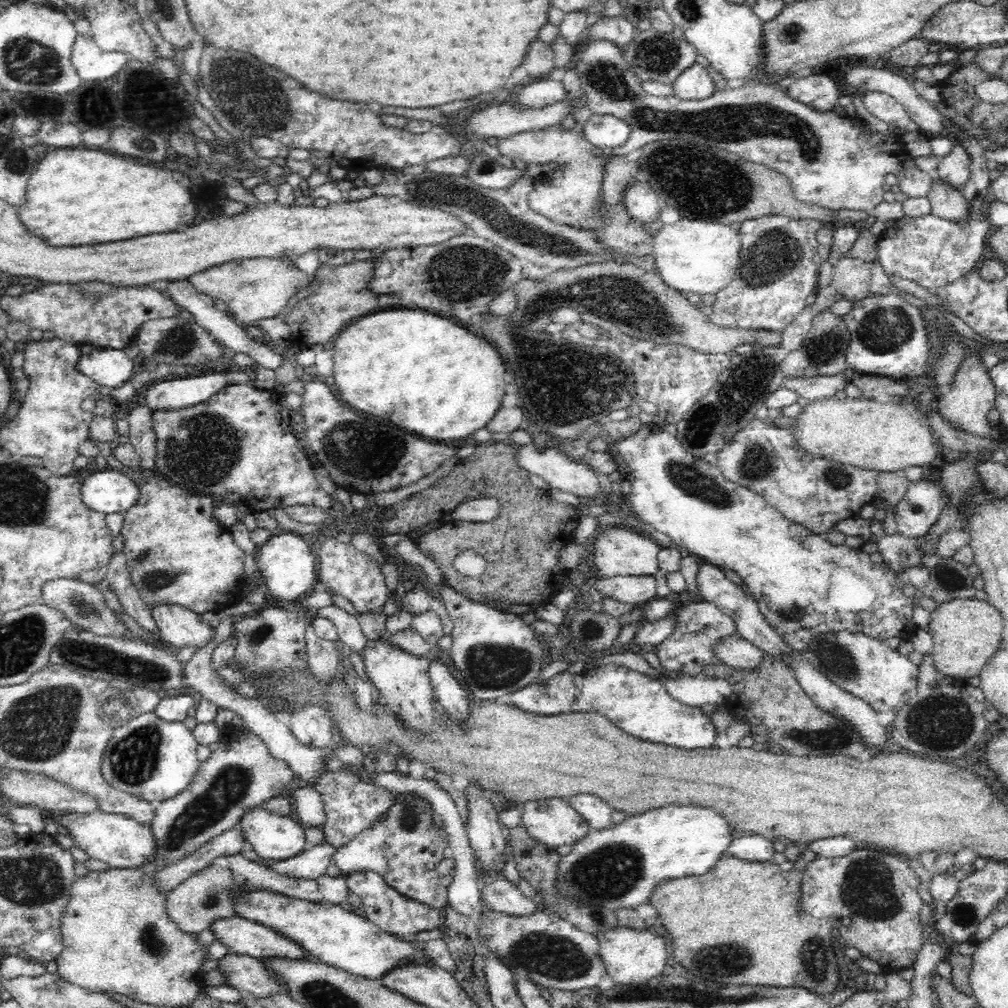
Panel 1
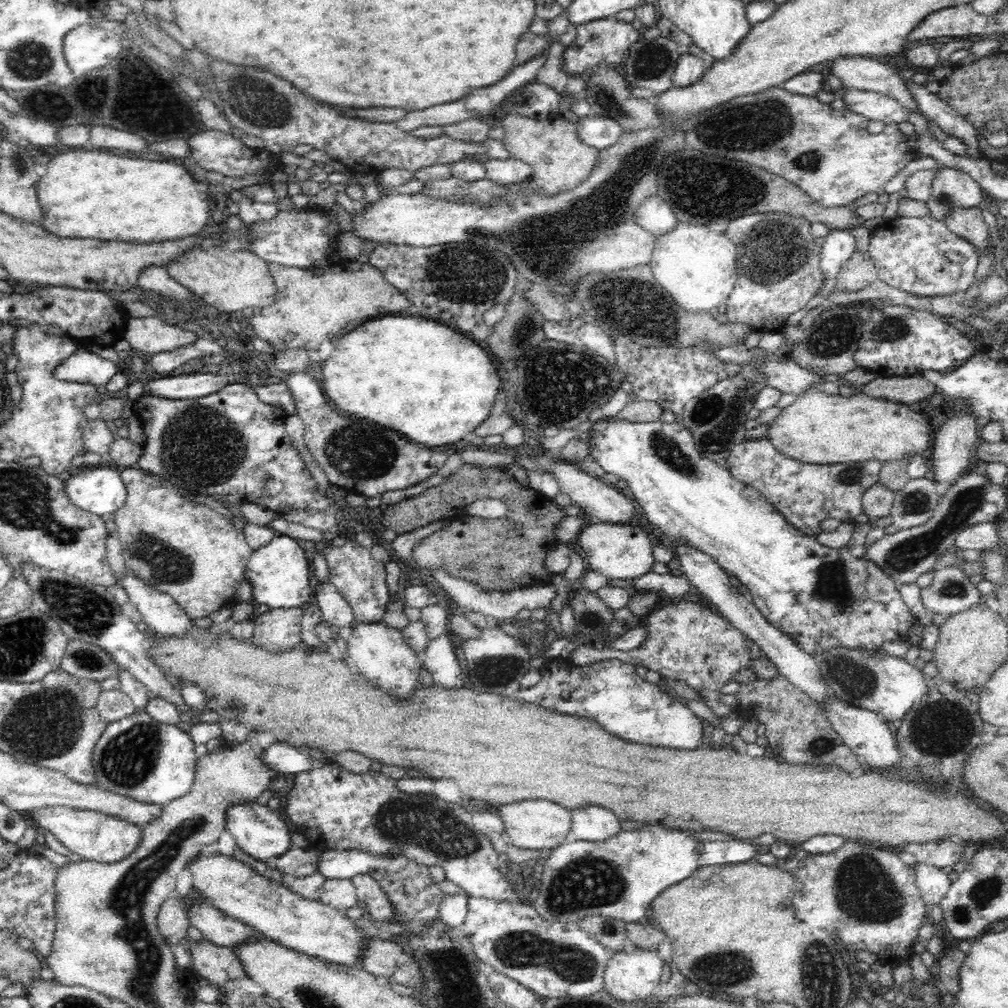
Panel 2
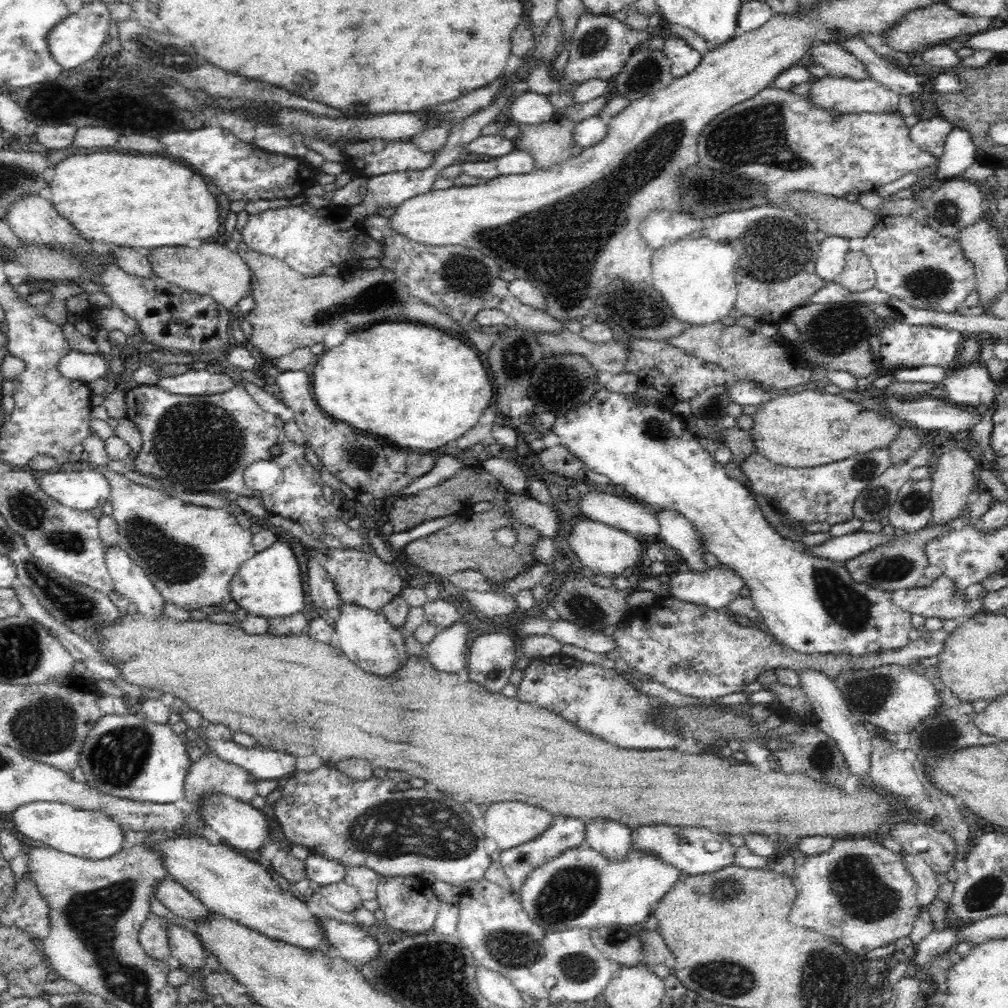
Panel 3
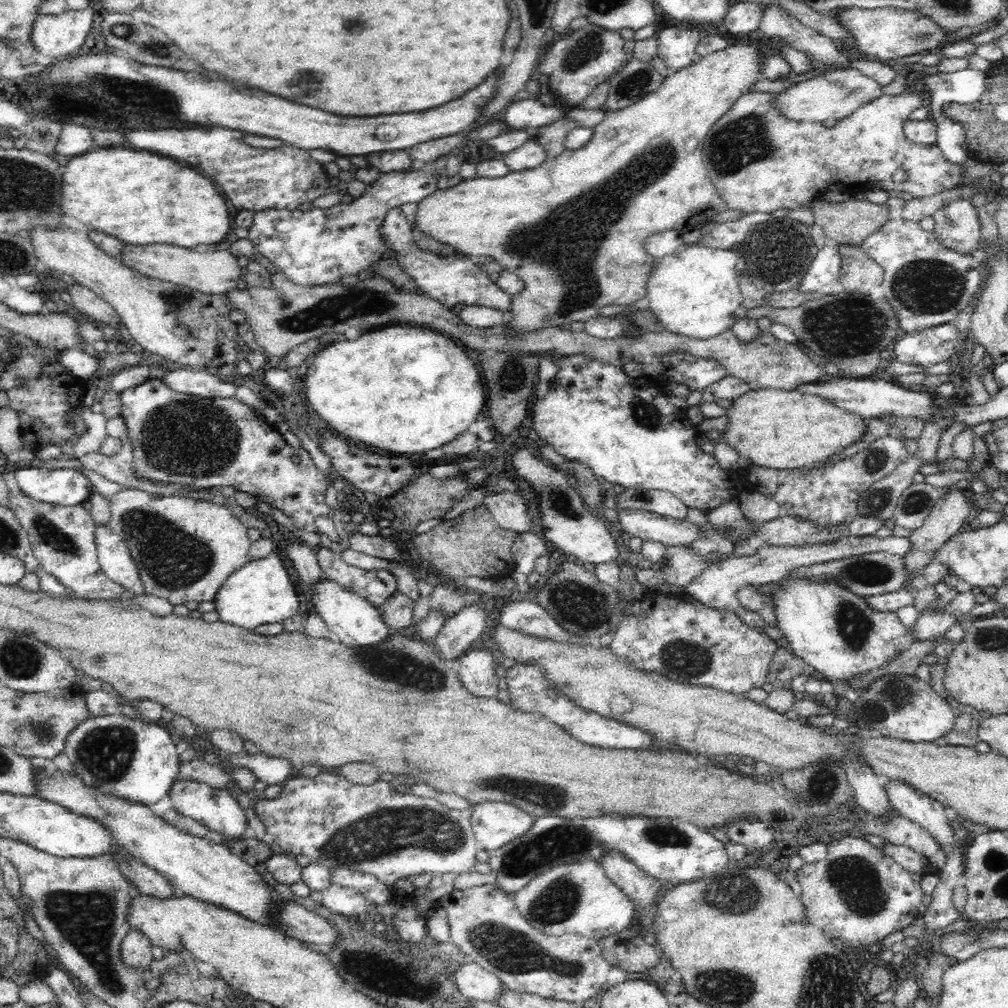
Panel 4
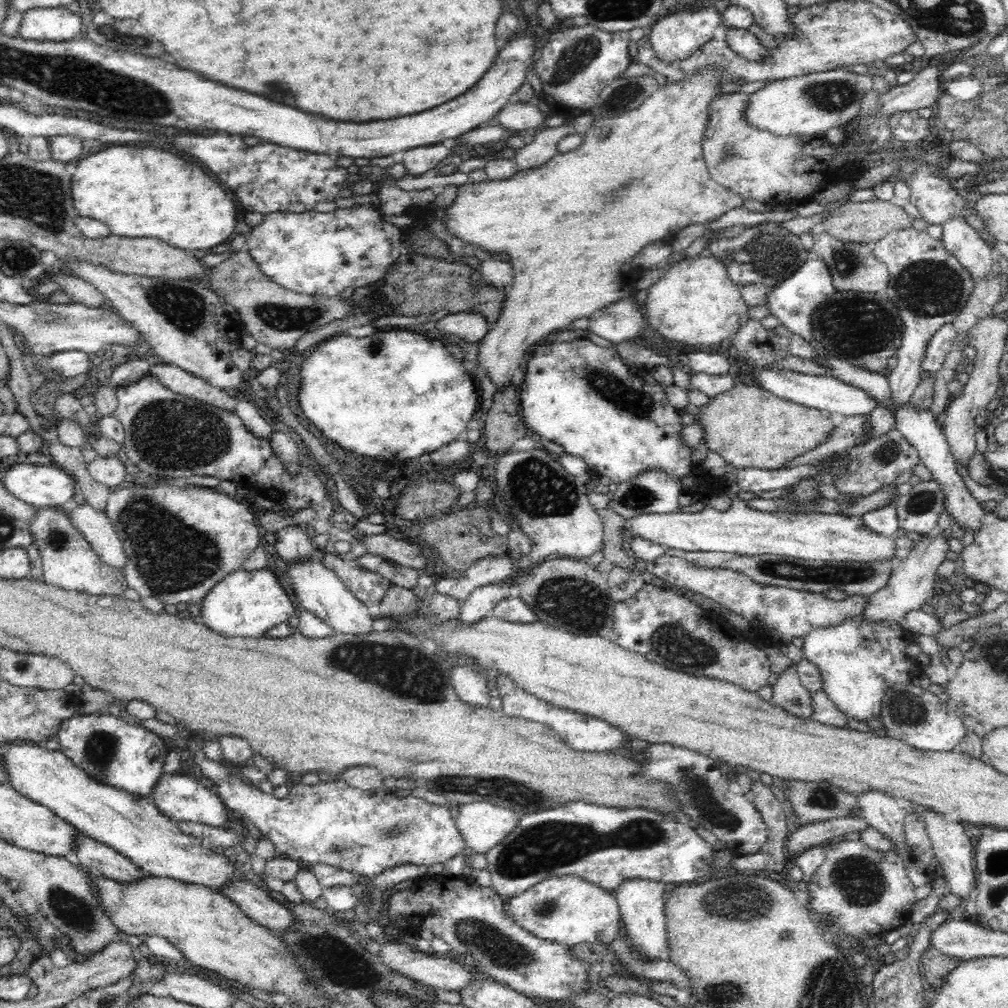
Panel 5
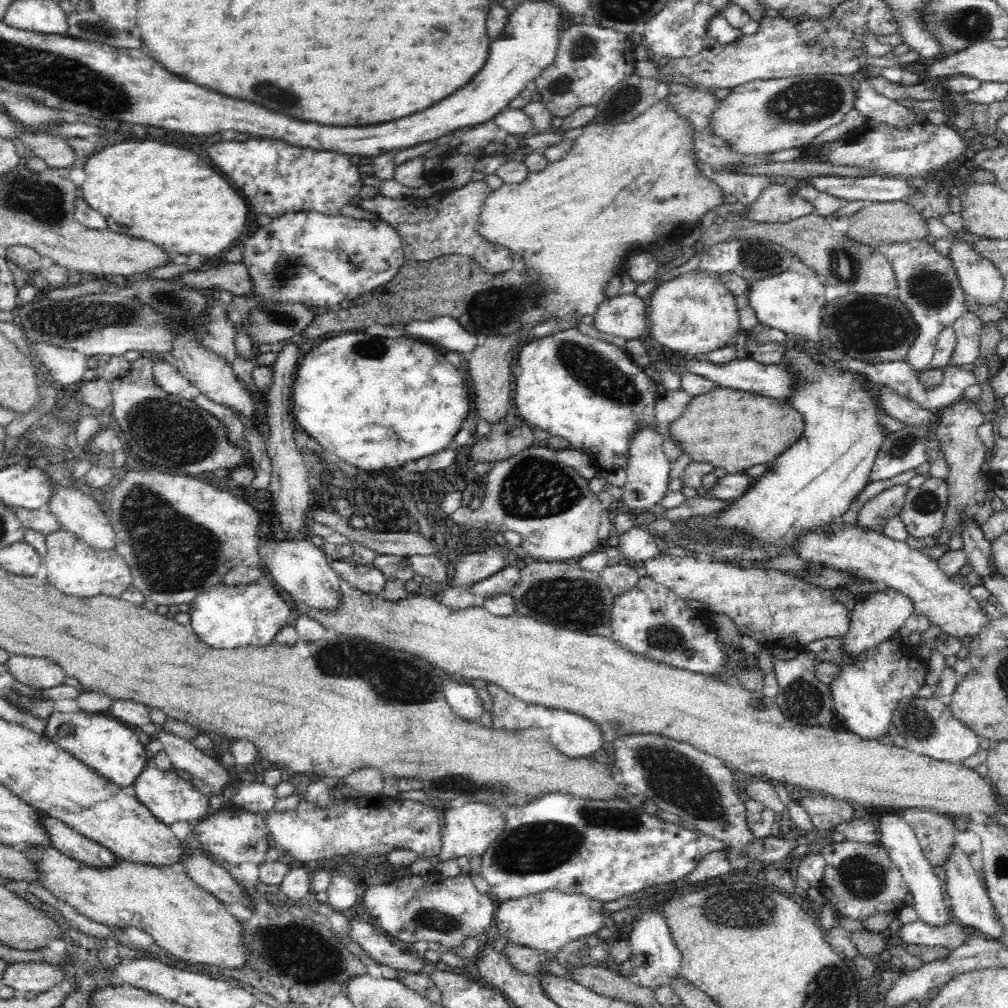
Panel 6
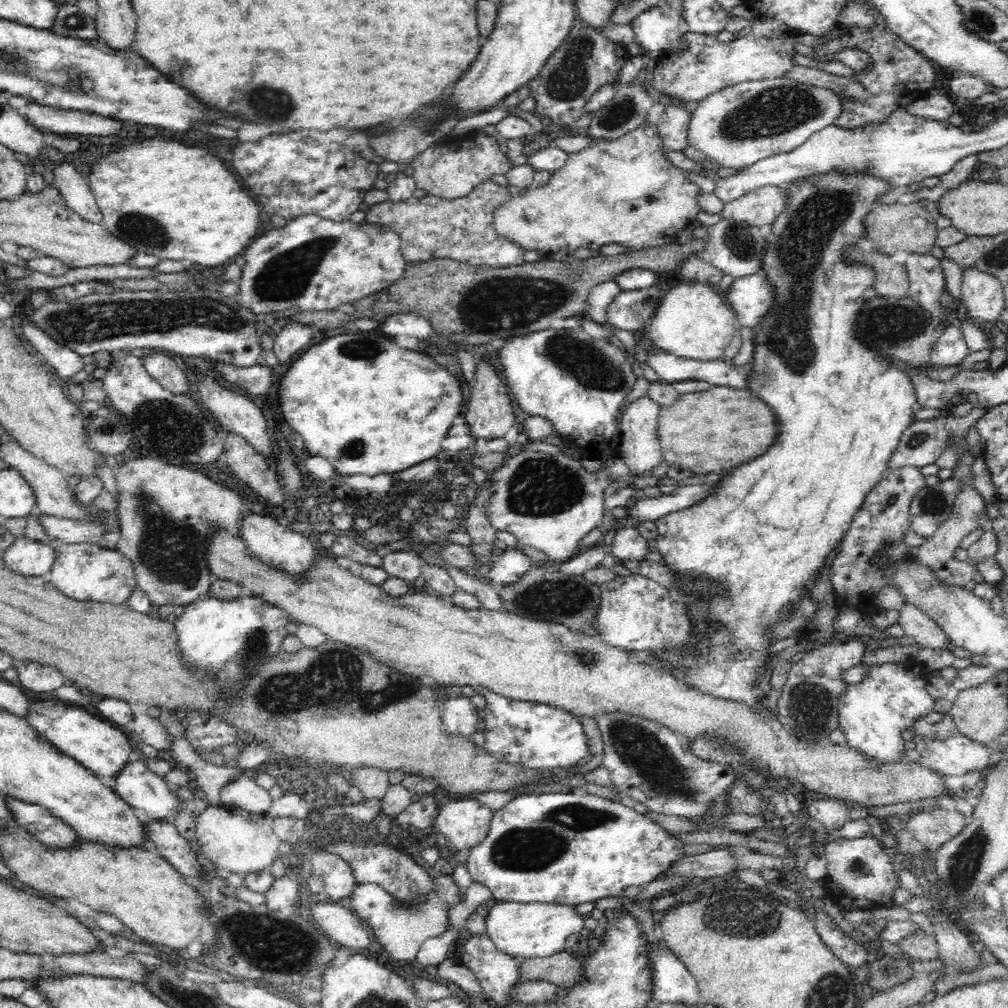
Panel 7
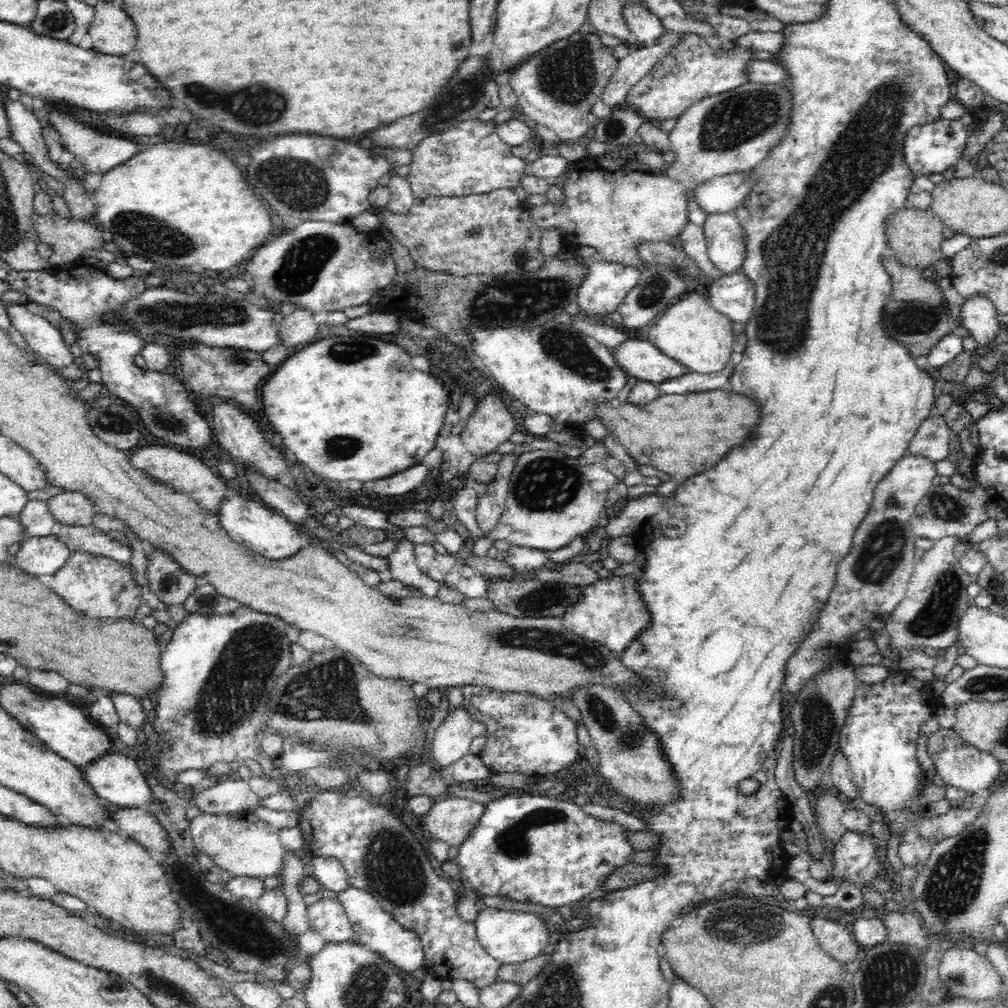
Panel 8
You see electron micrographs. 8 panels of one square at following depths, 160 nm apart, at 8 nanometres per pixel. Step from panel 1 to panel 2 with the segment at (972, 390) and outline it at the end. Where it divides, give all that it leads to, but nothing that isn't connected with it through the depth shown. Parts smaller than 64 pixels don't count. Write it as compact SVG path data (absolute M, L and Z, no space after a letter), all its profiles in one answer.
M958 410L934 432L932 445L934 481L952 486L970 470L970 456L978 436L978 424L968 410Z

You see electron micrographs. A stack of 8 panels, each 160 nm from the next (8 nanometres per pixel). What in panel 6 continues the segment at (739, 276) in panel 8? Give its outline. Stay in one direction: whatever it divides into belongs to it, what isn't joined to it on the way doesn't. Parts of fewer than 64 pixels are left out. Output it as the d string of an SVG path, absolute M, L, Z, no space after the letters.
M794 258L792 268L778 276L767 277L750 284L747 292L750 308L754 310L758 322L765 327L783 330L790 337L806 337L812 345L824 340L821 327L821 310L826 304L826 282L816 275L799 258Z

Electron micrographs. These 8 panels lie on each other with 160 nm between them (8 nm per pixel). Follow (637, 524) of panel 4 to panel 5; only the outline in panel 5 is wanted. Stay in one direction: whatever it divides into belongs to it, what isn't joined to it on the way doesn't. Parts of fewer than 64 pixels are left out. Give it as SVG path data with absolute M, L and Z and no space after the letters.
M736 494L726 511L706 504L702 511L673 512L668 514L640 514L626 519L625 526L636 537L681 551L726 552L742 556L776 554L804 560L836 562L872 562L892 559L896 564L907 556L907 550L898 548L896 537L885 537L864 526L862 517L846 517L833 512L790 513L762 512L746 506Z

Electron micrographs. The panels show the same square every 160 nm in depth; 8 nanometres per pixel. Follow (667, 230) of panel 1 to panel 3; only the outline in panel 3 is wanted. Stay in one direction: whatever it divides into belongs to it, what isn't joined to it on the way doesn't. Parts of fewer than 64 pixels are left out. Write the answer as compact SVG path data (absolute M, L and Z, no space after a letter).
M701 235L699 239L685 237L677 239L676 242L665 243L664 246L654 250L651 264L651 276L654 282L651 284L666 300L673 317L680 322L687 322L690 326L720 323L722 318L730 316L733 303L736 302L738 264L739 255L731 244L716 242Z

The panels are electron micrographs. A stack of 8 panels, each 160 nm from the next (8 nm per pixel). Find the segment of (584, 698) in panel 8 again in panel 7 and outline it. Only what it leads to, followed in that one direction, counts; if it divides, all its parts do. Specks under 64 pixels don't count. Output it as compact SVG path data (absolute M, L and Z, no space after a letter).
M602 714L595 718L602 736L604 753L602 765L610 772L613 784L624 794L644 804L648 810L666 816L686 816L695 821L704 820L706 812L712 808L714 798L724 796L727 788L734 782L735 767L716 761L704 761L690 753L688 741L666 729L656 721L629 716L629 714Z

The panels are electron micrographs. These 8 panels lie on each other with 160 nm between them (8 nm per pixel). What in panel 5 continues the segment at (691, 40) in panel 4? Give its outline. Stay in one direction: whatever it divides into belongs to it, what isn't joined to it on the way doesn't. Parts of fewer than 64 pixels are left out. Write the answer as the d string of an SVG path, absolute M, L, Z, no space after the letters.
M708 4L708 6L702 6L700 10L692 9L691 13L668 14L659 18L647 29L646 39L660 60L668 63L679 63L688 58L705 42L712 40L712 33L721 24L722 20L718 8Z

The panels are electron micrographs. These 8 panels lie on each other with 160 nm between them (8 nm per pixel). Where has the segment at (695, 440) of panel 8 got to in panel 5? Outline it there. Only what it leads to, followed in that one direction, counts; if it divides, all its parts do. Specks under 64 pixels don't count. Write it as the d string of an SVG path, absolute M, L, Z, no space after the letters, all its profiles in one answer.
M737 380L730 390L711 397L690 421L704 428L701 438L709 452L717 452L729 468L776 470L796 456L816 448L834 428L830 412L780 398L762 386Z

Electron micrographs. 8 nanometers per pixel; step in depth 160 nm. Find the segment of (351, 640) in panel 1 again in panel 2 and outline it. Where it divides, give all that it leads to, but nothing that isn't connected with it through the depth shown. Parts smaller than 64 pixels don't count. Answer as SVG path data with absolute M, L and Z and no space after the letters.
M330 581L318 583L313 600L320 607L324 621L336 630L354 626L356 620L351 606Z

